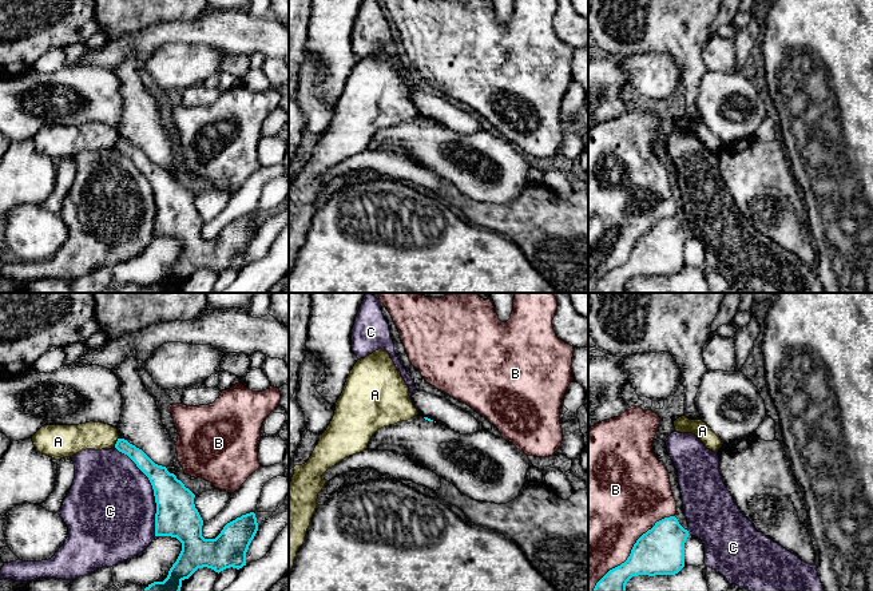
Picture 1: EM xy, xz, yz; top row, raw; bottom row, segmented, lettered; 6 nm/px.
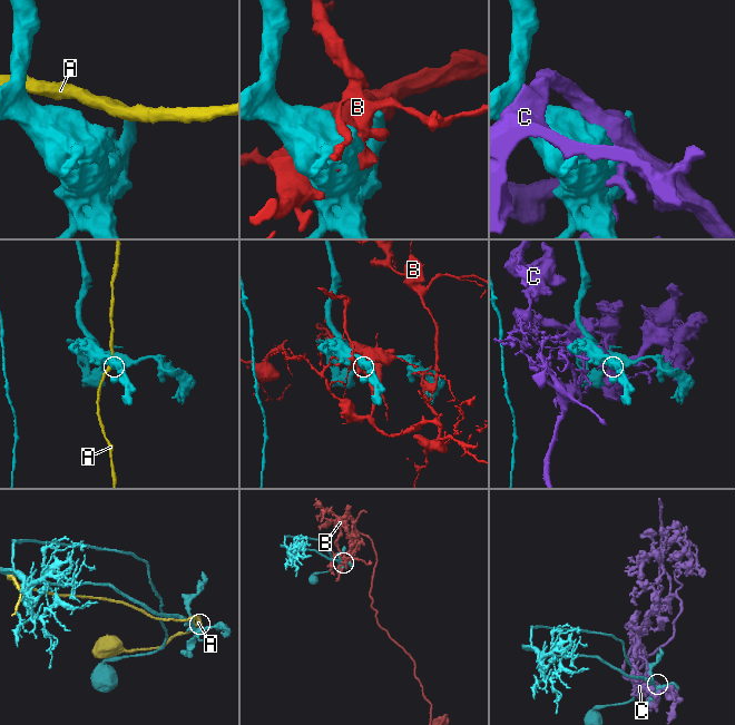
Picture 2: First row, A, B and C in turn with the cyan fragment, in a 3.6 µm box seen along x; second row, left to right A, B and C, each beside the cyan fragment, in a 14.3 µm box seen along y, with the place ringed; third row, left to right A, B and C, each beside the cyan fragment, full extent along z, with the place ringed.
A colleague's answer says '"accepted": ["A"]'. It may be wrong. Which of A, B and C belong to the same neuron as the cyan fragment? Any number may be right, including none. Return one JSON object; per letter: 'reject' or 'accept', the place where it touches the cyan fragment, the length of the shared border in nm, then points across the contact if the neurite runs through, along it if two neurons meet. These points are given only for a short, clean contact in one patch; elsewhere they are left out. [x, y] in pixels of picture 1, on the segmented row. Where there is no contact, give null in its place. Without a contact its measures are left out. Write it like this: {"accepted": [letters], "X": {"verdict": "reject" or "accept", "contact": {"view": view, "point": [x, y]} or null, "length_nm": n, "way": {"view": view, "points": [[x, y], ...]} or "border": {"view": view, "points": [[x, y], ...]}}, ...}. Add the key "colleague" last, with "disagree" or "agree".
{"accepted": [], "A": {"verdict": "reject", "contact": {"view": "xy", "point": [116, 441]}, "length_nm": 60, "border": {"view": "xy", "points": [[118, 437], [114, 445]]}}, "B": {"verdict": "reject", "contact": {"view": "yz", "point": [631, 550]}, "length_nm": 650}, "C": {"verdict": "reject", "contact": {"view": "xy", "point": [153, 488]}, "length_nm": 600}, "colleague": "disagree"}

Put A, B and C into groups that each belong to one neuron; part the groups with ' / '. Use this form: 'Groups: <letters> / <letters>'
Groups: A / B / C

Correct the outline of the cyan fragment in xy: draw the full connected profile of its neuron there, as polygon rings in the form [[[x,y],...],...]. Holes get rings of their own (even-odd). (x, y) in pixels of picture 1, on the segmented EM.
[[[124,439],[115,448],[127,455],[148,477],[155,496],[155,536],[176,538],[182,551],[163,582],[148,584],[144,591],[180,591],[182,582],[198,568],[221,572],[226,568],[246,566],[246,552],[258,531],[254,512],[227,523],[215,539],[202,536],[203,520],[195,508],[195,495],[170,473],[155,464],[142,449]]]

